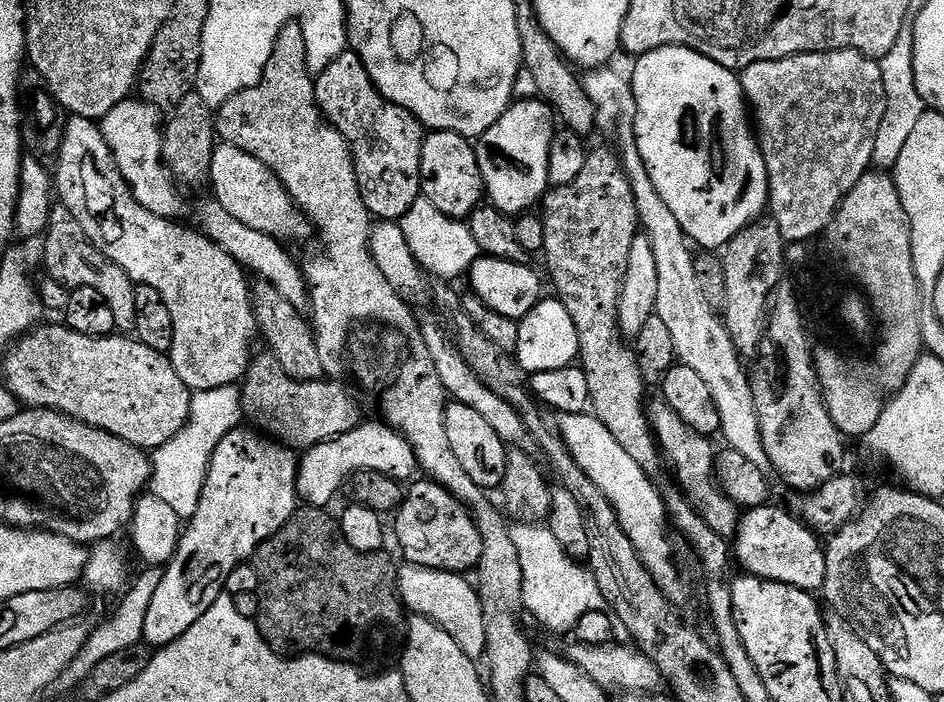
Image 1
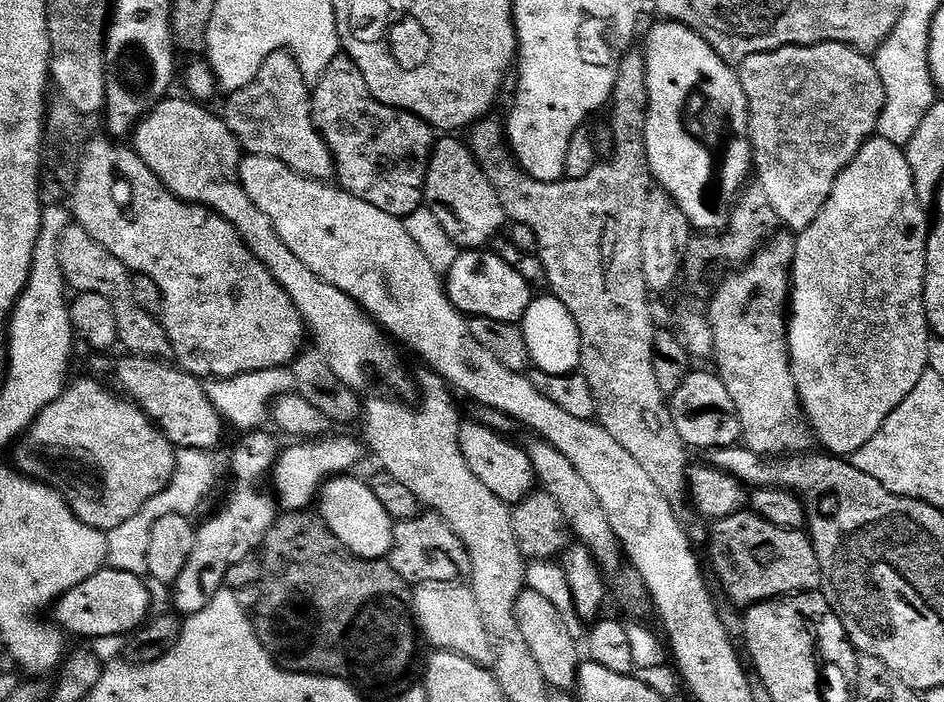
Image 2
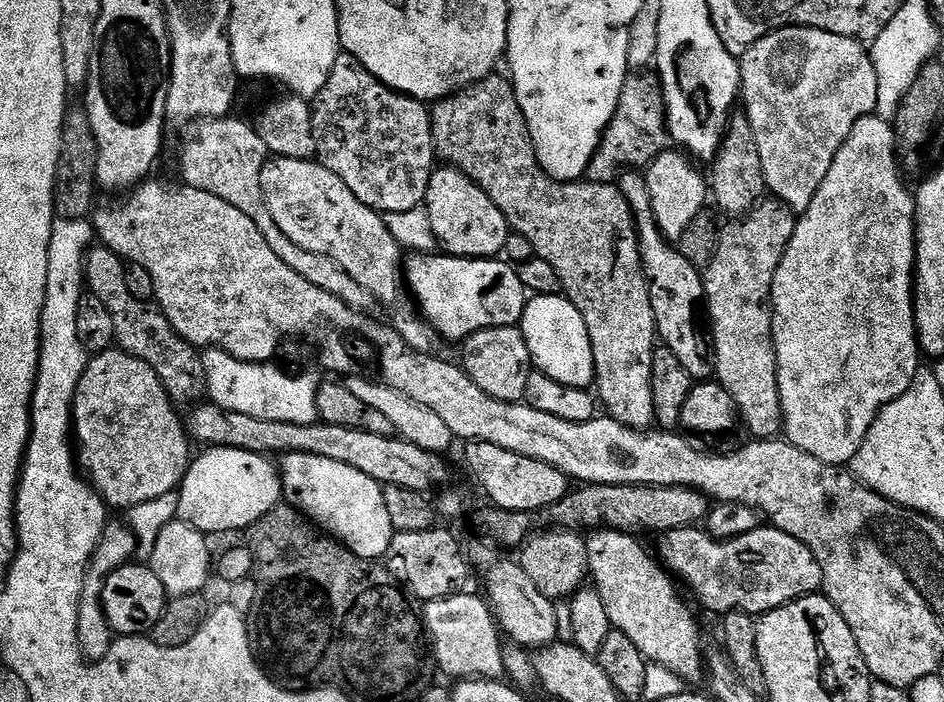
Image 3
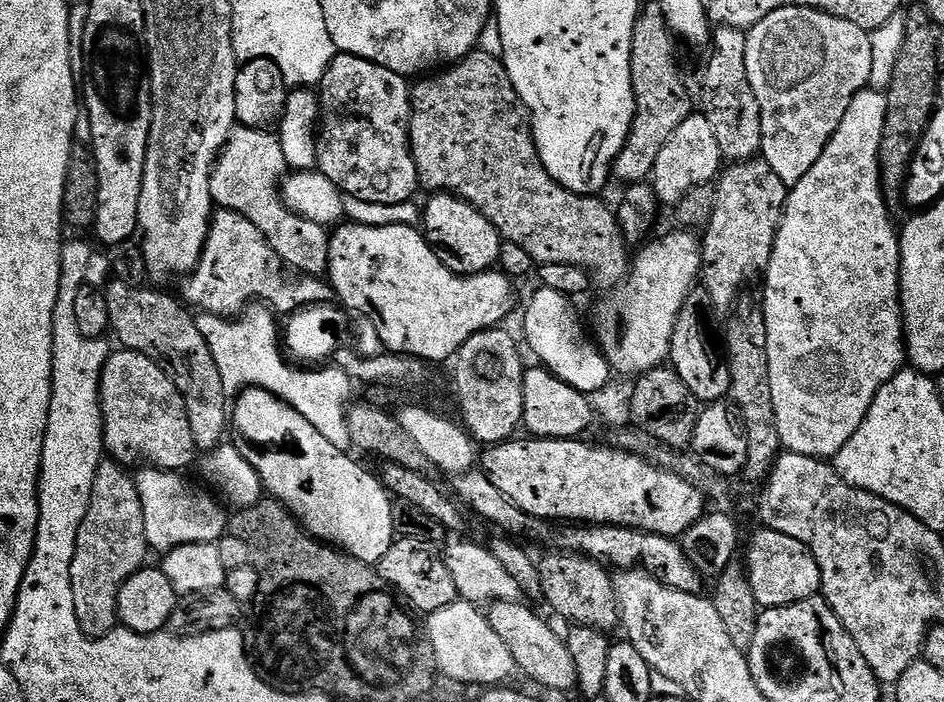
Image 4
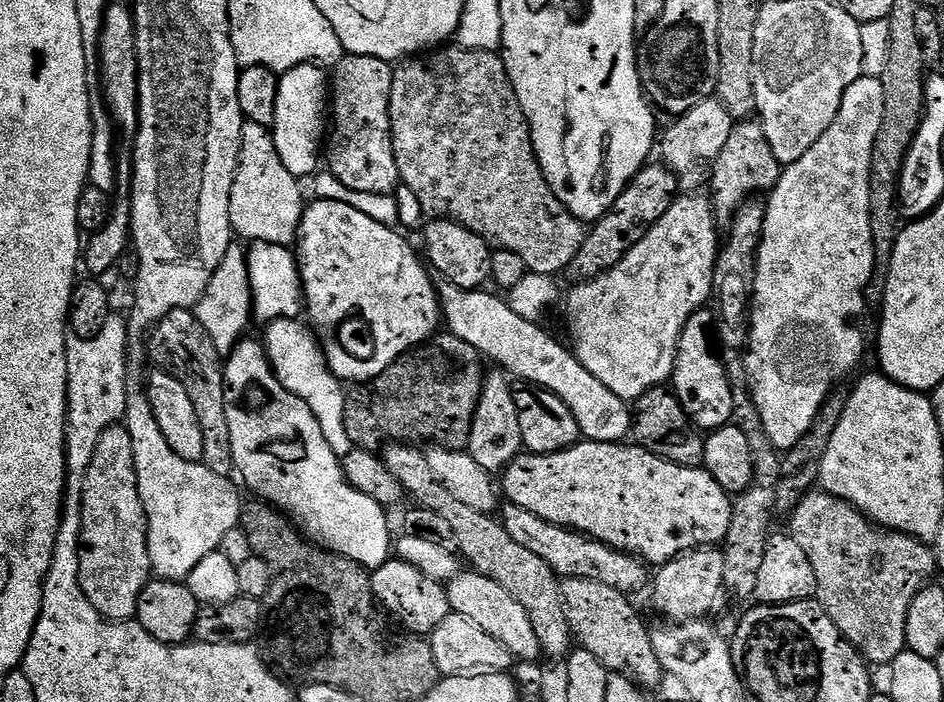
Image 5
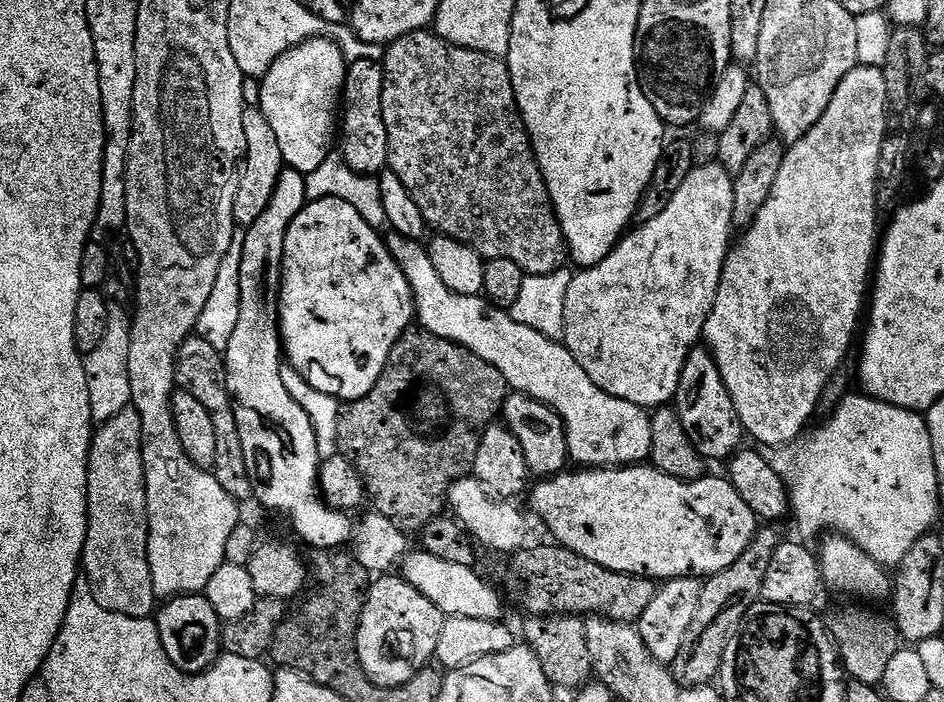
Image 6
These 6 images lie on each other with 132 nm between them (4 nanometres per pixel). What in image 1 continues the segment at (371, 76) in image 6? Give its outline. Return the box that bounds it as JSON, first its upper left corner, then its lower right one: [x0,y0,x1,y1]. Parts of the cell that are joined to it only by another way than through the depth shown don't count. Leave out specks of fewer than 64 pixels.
[315,50,426,221]

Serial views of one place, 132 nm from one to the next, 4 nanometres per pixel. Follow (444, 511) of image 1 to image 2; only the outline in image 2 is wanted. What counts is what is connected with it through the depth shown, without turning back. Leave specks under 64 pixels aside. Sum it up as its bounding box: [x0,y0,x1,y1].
[390,510,472,586]

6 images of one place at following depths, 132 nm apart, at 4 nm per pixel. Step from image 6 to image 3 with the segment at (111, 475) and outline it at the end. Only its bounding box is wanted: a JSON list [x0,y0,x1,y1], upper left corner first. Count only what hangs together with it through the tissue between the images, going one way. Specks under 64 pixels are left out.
[74,522,136,661]

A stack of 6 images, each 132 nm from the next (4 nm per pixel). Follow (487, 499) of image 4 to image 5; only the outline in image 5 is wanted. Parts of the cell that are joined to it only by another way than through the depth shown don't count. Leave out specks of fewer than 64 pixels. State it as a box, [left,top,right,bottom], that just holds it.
[502,502,650,598]

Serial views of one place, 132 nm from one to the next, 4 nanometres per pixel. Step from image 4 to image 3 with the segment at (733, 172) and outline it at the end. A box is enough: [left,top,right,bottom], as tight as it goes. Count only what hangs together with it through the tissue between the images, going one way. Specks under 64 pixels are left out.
[703,198,797,440]

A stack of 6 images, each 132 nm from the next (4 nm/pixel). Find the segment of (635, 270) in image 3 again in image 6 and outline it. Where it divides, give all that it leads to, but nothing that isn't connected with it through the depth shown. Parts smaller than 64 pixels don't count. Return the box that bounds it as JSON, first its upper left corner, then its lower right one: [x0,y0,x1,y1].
[382,30,566,276]

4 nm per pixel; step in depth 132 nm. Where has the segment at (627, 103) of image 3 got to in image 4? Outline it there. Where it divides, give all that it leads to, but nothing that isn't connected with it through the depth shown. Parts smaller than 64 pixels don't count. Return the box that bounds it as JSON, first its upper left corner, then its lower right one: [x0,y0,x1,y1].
[612,3,693,185]

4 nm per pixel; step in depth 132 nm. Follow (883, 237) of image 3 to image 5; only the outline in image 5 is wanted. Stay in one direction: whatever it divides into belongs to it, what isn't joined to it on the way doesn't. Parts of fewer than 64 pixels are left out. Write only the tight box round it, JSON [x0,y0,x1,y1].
[746,75,886,450]

